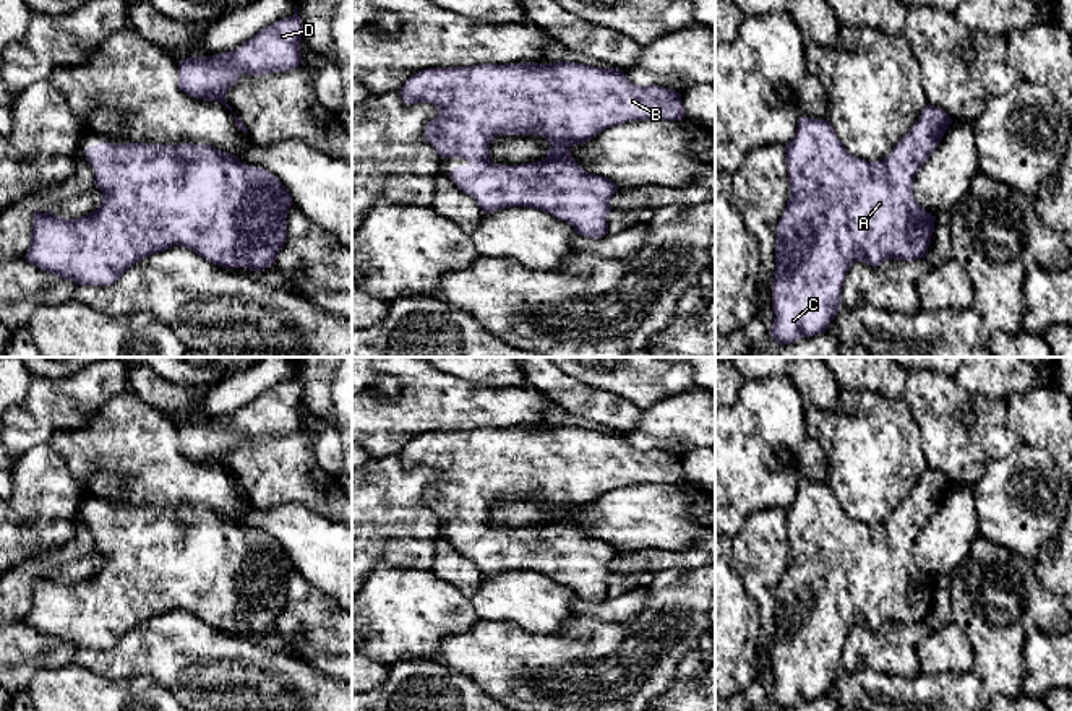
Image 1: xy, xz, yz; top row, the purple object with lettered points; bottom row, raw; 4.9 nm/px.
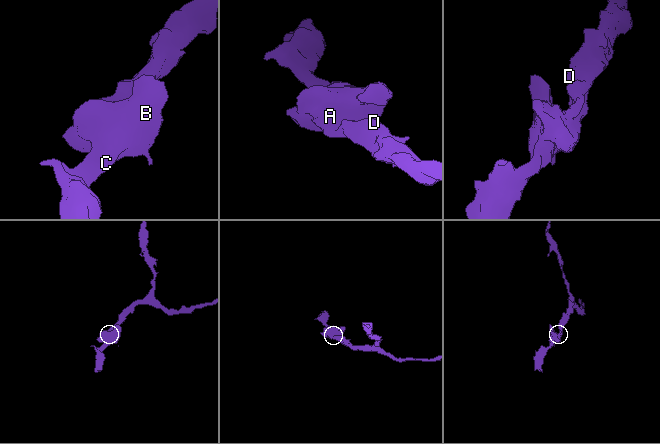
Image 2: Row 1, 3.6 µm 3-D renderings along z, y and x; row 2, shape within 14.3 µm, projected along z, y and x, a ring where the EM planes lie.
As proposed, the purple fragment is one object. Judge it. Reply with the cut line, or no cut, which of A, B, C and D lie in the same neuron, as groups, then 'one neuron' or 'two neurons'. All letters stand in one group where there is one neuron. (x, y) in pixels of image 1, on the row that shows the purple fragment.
no cut | A B C D | one neuron

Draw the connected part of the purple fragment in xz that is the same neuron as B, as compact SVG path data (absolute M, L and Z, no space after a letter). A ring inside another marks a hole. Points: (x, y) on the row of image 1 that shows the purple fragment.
M483 63L428 68L410 76L399 91L404 104L430 102L440 114L425 127L425 140L441 157L465 159L448 175L459 190L475 198L483 213L527 206L566 221L576 234L600 239L608 234L610 200L620 185L584 170L569 148L605 128L634 120L681 120L681 94L658 84L639 86L620 68L585 63ZM498 135L538 135L550 141L547 157L521 166L493 164L490 143Z

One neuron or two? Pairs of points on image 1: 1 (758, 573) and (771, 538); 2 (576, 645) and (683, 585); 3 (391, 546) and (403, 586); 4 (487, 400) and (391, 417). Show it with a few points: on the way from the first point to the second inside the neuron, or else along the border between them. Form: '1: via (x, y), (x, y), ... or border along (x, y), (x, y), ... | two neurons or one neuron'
1: via (761, 565), (763, 546) | one neuron
2: via (604, 645), (625, 645), (657, 612) | one neuron
3: border along (430, 568), (393, 568), (377, 564), (368, 572) | two neurons
4: via (463, 405), (420, 405), (415, 408) | one neuron

